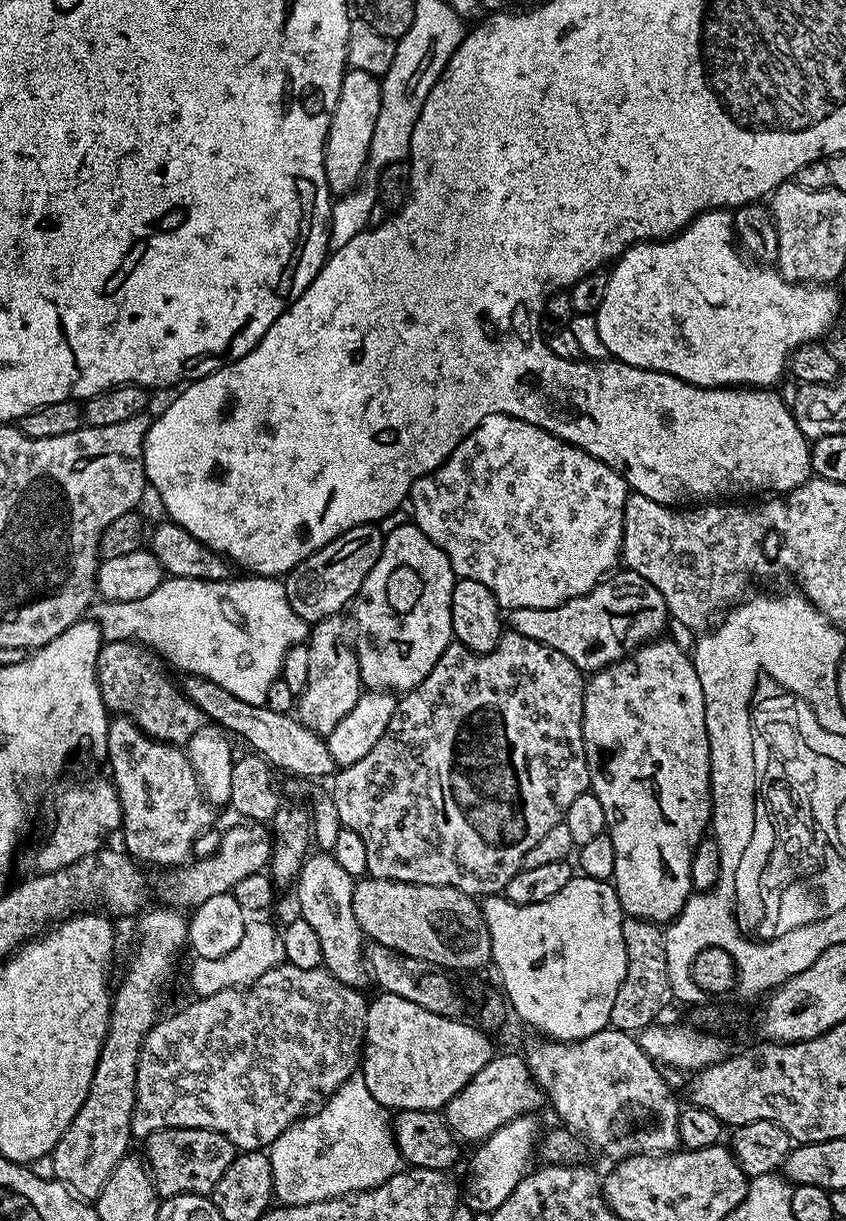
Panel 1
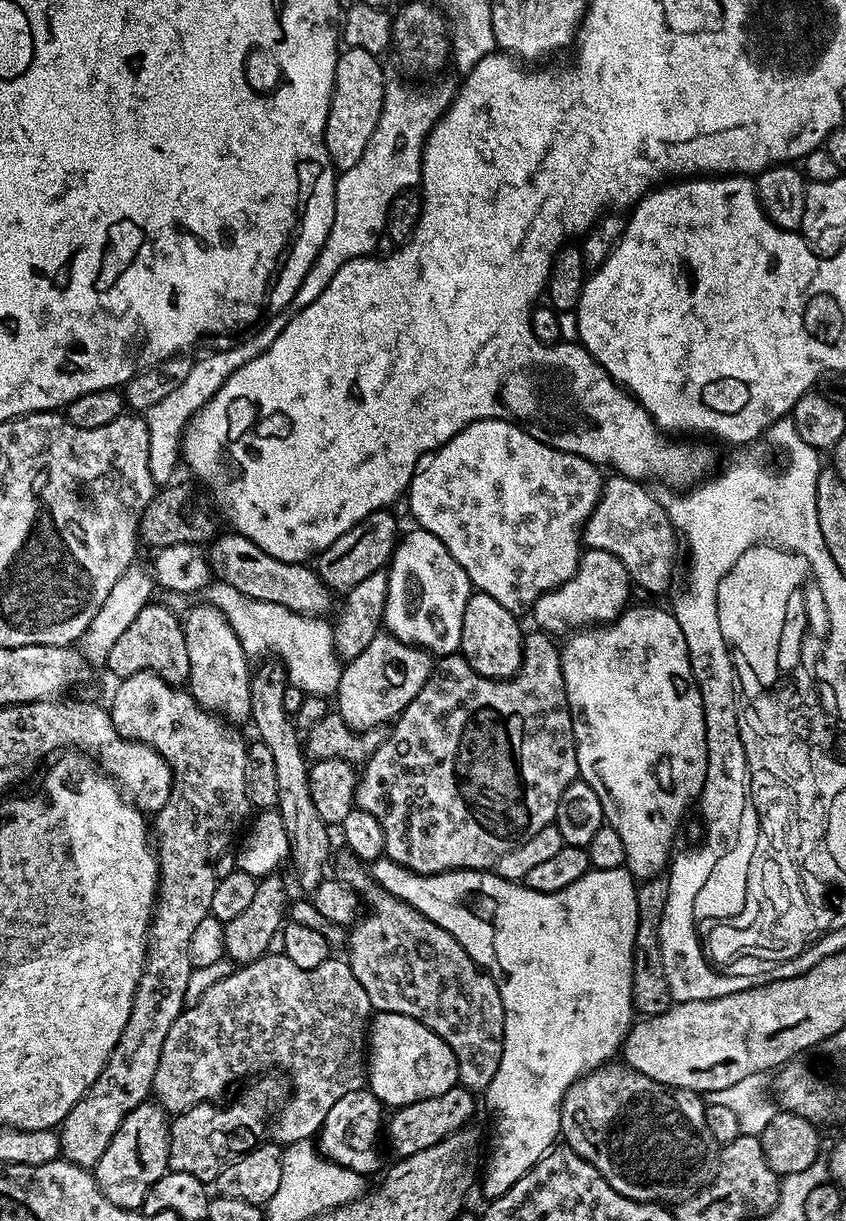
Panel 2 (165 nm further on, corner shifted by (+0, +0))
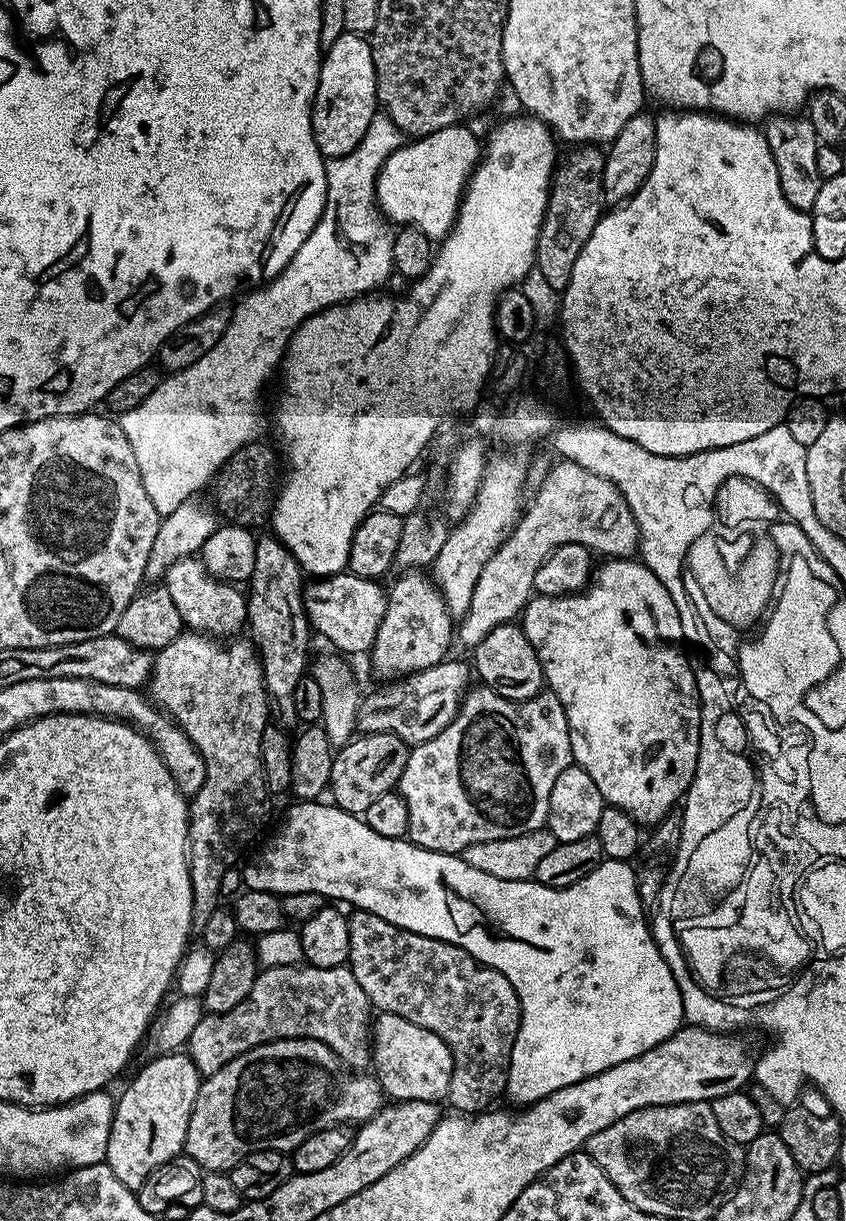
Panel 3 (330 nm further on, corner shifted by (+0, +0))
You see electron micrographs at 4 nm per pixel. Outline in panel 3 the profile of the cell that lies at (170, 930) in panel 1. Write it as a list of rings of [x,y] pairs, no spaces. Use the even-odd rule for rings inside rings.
[[[181,631],[174,642],[155,653],[152,679],[146,685],[147,695],[190,738],[206,768],[206,780],[188,805],[188,869],[192,879],[192,927],[206,926],[210,914],[221,907],[222,874],[237,863],[240,851],[252,840],[252,835],[264,820],[270,793],[264,784],[260,761],[262,730],[269,727],[270,709],[264,690],[264,675],[255,647],[247,639],[232,638],[225,642],[203,632]]]

